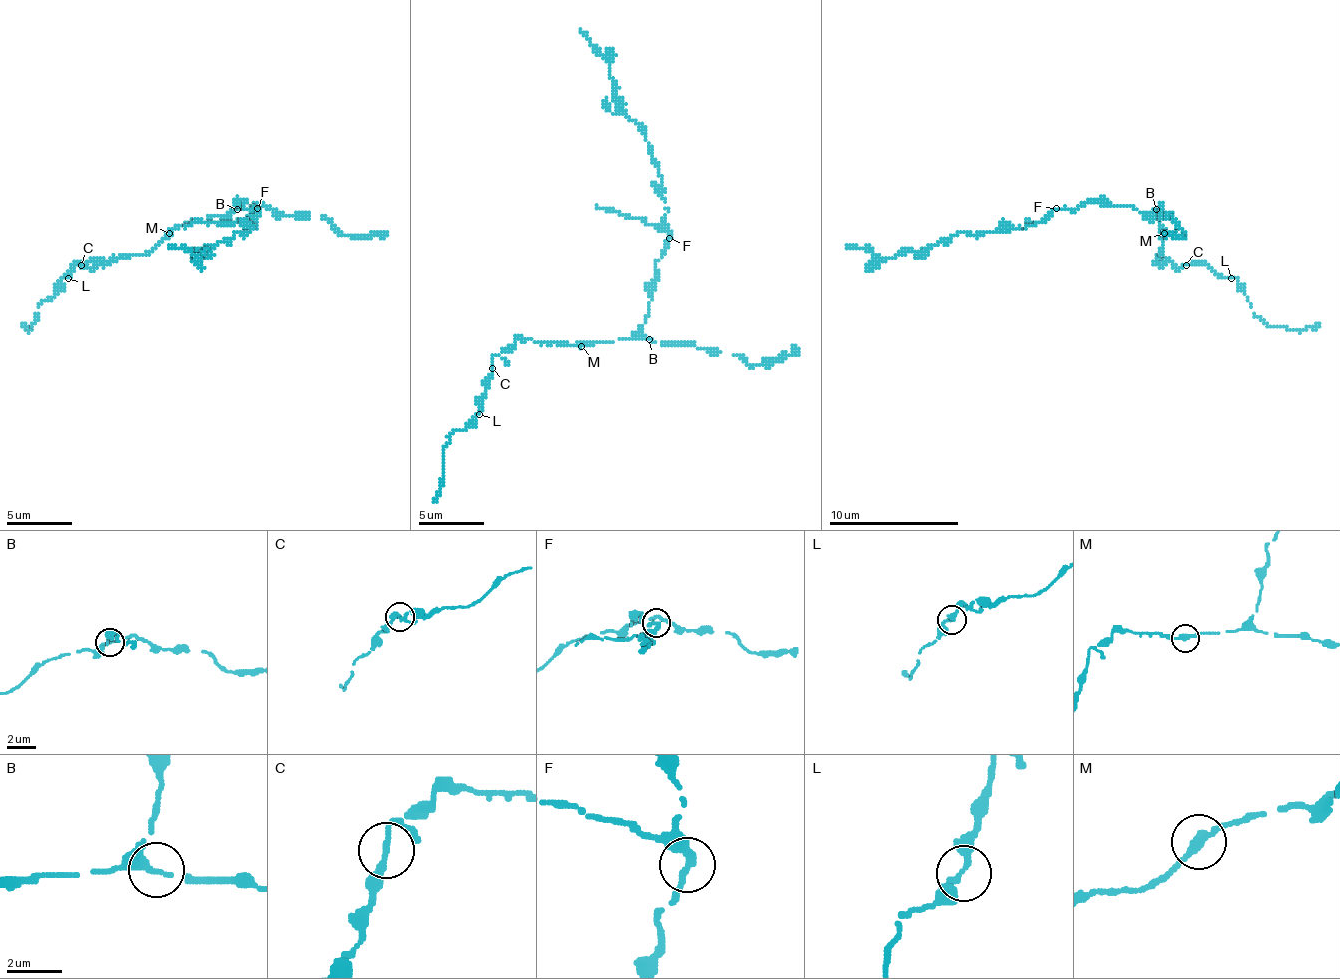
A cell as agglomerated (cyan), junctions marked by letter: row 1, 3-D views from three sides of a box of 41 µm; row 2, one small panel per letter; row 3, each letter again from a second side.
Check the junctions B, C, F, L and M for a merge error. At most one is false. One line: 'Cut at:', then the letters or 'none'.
Cut at: none

